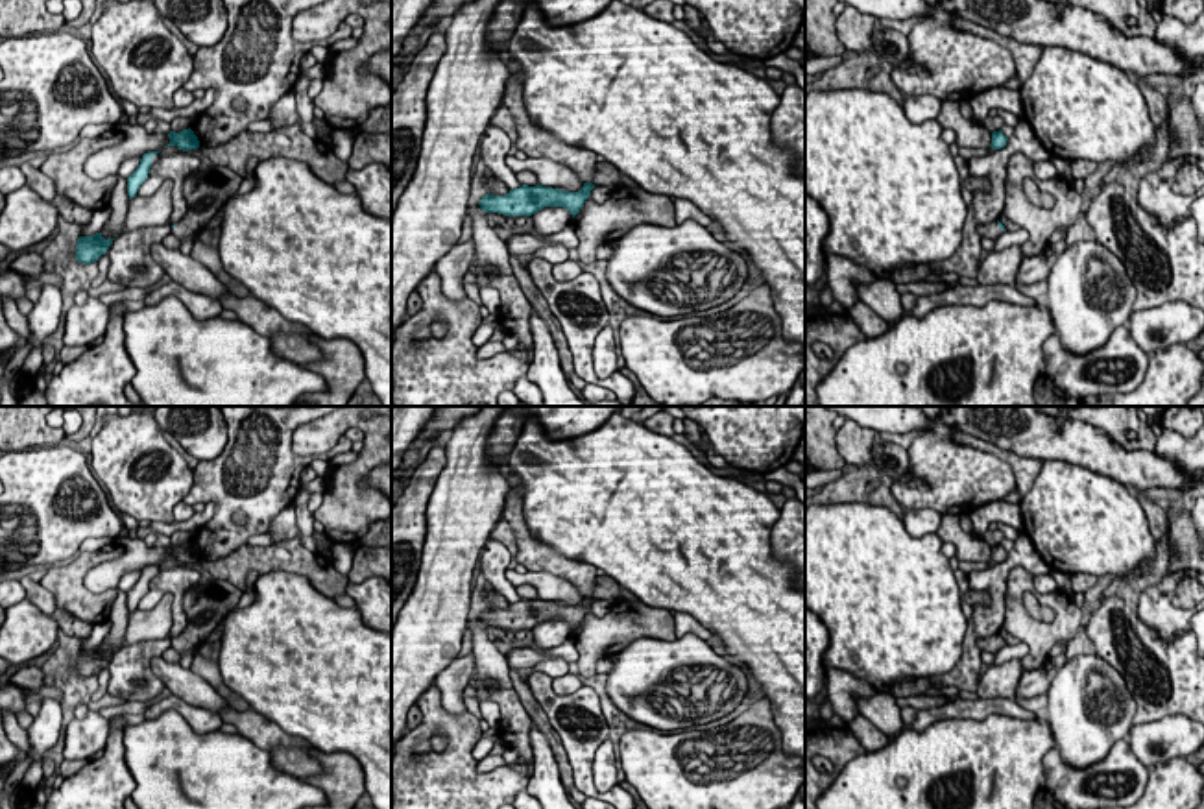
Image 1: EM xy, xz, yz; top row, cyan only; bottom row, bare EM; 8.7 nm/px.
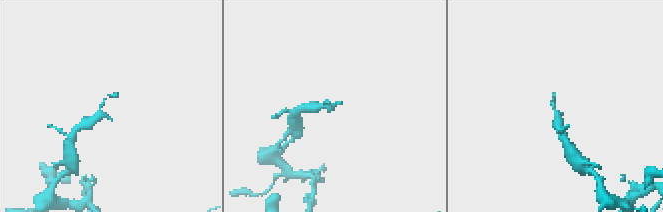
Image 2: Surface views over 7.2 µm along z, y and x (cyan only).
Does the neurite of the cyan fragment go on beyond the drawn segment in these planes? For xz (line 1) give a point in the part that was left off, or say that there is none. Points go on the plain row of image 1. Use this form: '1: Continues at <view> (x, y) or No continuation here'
1: No continuation here

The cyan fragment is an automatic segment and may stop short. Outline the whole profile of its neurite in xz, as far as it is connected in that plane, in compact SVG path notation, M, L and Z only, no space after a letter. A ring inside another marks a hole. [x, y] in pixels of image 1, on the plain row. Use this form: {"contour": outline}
{"contour": "M584 597L578 606L543 598L523 598L519 602L512 602L506 610L486 608L478 619L484 626L499 626L504 630L532 630L545 621L563 621L574 632L591 610L593 602L593 597Z"}

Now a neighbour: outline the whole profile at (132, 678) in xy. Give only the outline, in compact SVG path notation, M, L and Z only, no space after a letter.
M188 565L174 569L161 569L151 578L148 593L140 598L137 610L151 610L164 595L174 597L174 624L170 635L155 641L142 641L137 645L124 645L114 650L109 659L107 693L124 698L126 702L150 702L164 689L164 683L153 674L151 659L161 658L170 646L172 639L179 637L188 621L183 608L185 591L201 580L199 571Z

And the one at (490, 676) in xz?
M478 617L469 621L467 630L473 635L471 652L475 656L475 669L467 685L476 689L478 702L488 698L499 704L500 720L497 731L500 739L506 748L519 752L519 763L530 765L534 755L530 743L532 718L517 696L508 659L493 645Z

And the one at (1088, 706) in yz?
M1078 654L1051 676L1045 717L1062 761L1075 768L1102 761L1115 741L1128 737L1134 715L1136 702L1123 676L1097 654Z

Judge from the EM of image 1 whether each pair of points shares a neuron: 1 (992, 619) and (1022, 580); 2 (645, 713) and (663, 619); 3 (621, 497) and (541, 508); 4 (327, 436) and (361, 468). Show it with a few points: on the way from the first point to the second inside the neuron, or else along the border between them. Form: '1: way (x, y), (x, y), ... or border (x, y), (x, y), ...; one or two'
1: border (1005, 597), (1005, 619), (1001, 625); two
2: border (678, 638), (636, 638), (619, 652); two
3: way (601, 497), (575, 497), (562, 505); one
4: way (346, 425), (361, 425), (370, 434), (370, 449); one

